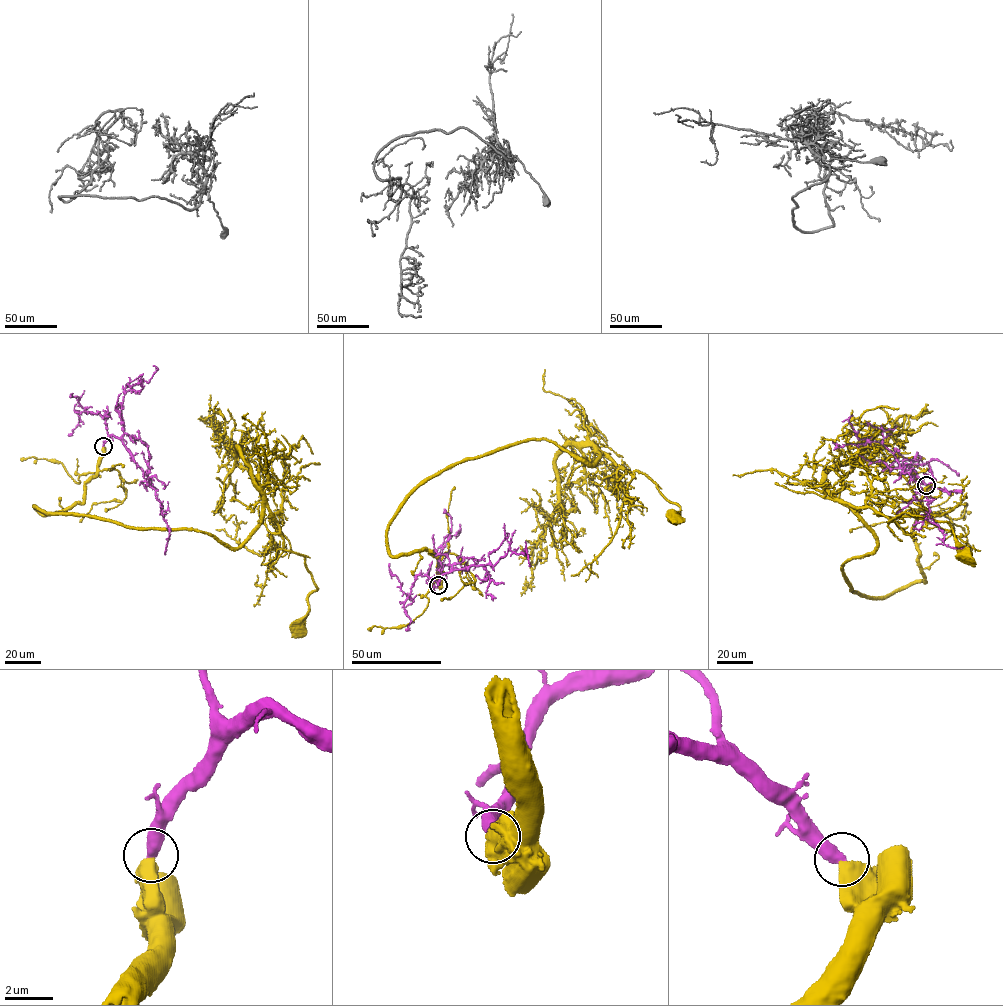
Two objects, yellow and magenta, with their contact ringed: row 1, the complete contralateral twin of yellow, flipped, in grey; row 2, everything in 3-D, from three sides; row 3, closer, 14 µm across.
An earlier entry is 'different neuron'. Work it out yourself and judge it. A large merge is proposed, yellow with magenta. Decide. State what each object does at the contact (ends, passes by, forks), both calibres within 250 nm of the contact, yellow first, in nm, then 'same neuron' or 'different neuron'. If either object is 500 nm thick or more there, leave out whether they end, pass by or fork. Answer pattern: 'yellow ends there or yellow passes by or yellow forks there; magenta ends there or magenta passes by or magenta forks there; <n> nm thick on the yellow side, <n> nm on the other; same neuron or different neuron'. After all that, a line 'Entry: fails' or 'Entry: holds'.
650 nm thick on the yellow side, 480 nm on the other; different neuron
Entry: holds

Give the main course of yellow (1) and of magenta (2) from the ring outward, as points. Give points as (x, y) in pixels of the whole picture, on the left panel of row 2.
1: (103, 446), (83, 501), (37, 511), (209, 533), (237, 548), (265, 504), (317, 588), (300, 625)
2: (103, 446), (110, 436), (121, 440), (155, 490), (169, 533), (165, 554)

